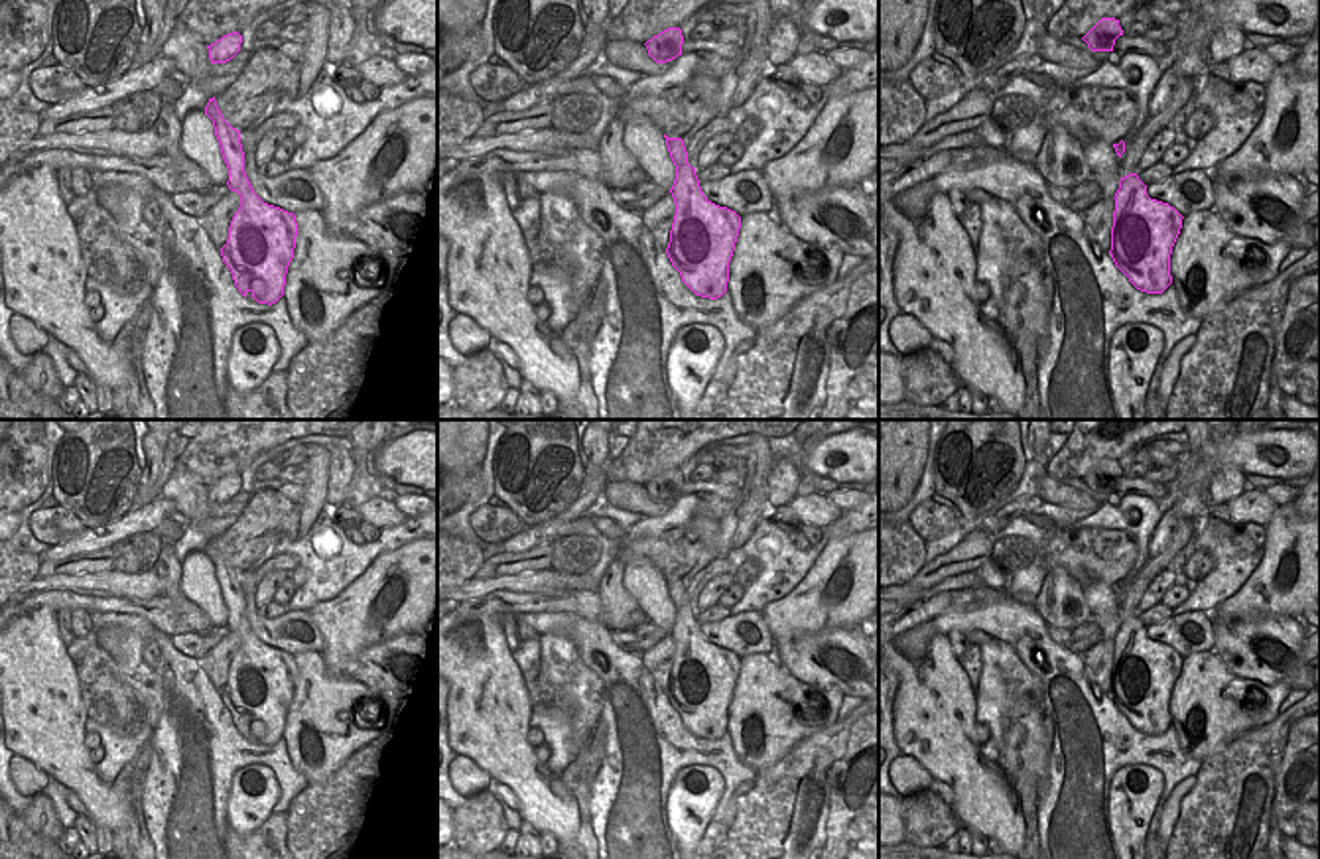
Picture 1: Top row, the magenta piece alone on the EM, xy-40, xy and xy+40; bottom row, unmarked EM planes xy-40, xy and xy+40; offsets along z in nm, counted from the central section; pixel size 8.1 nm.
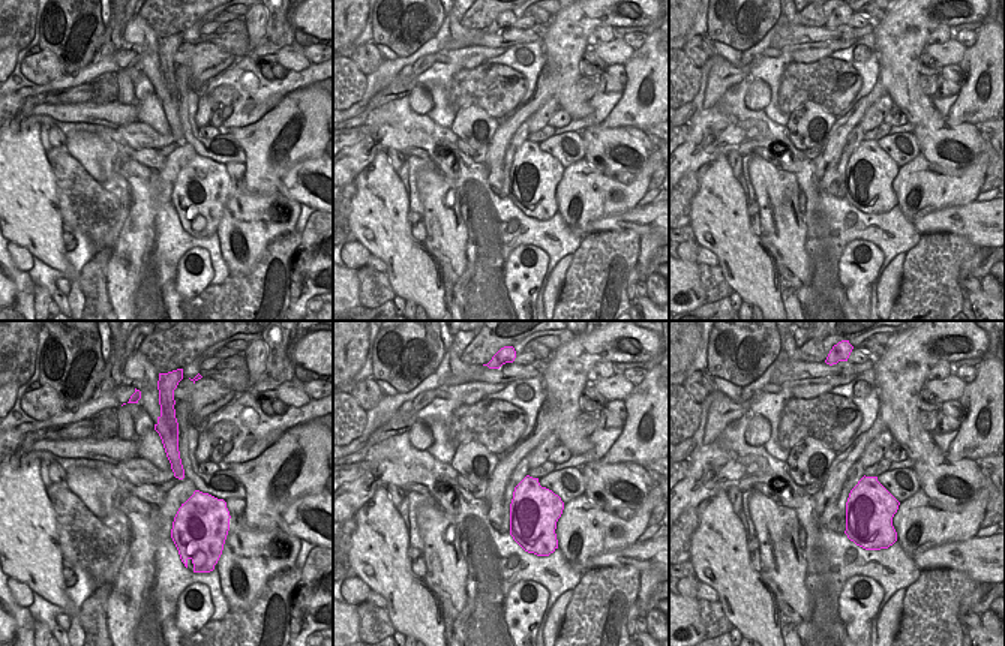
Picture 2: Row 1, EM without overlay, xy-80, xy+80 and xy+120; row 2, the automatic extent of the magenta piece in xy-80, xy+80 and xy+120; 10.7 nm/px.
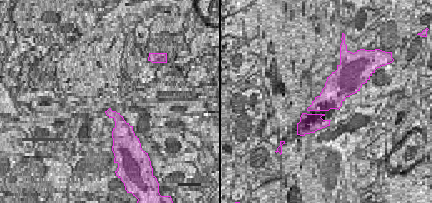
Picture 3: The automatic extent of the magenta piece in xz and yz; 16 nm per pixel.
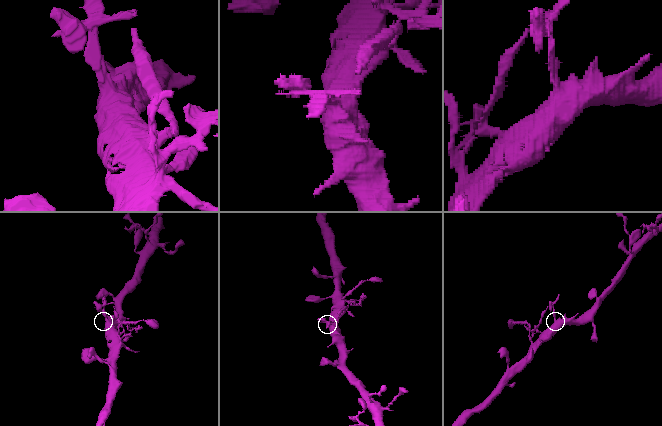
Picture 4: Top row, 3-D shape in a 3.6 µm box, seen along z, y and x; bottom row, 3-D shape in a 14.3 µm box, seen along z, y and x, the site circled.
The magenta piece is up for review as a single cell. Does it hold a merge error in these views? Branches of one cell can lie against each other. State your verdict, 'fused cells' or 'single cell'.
single cell

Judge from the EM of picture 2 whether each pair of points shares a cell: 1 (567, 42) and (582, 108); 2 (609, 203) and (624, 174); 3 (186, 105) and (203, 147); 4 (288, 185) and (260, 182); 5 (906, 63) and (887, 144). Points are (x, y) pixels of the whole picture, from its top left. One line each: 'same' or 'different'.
1: same
2: different
3: same
4: different
5: different

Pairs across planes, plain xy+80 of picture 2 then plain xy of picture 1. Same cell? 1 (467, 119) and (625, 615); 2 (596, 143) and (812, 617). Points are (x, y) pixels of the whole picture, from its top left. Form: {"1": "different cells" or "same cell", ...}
{"1": "same cell", "2": "different cells"}

